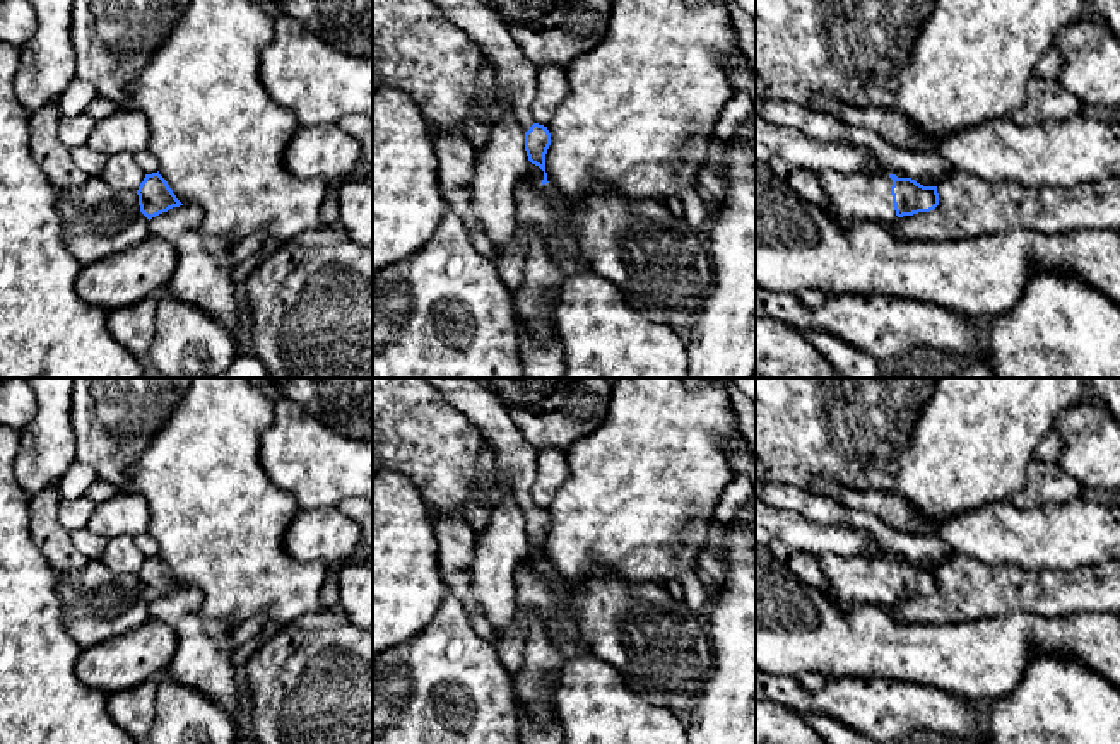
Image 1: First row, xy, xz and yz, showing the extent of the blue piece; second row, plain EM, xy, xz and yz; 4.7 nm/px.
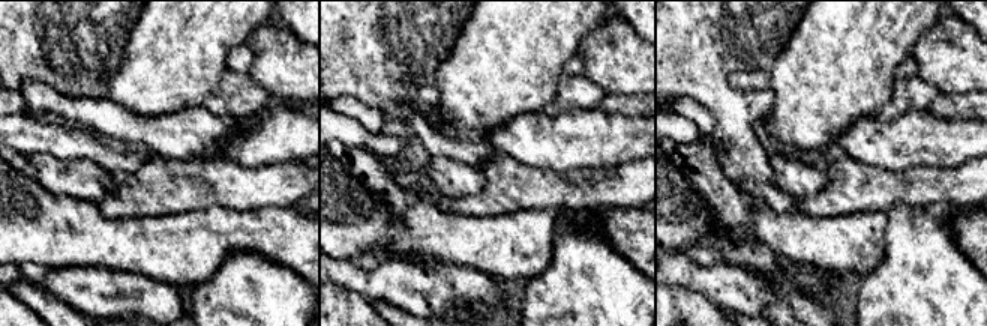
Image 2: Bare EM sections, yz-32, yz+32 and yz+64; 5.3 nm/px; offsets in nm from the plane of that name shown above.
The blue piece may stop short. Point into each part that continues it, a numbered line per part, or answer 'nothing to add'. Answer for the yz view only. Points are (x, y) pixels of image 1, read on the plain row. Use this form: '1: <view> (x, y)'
1: yz (862, 580)

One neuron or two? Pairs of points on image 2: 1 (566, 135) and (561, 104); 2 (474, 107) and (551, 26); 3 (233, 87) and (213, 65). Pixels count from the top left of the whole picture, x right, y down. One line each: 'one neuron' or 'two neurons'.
1: two neurons
2: one neuron
3: two neurons

